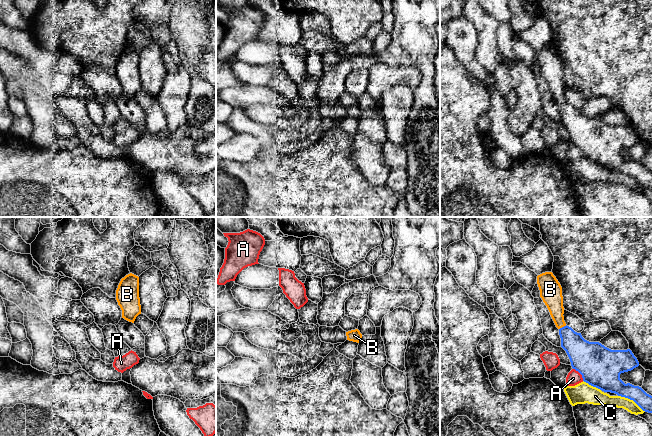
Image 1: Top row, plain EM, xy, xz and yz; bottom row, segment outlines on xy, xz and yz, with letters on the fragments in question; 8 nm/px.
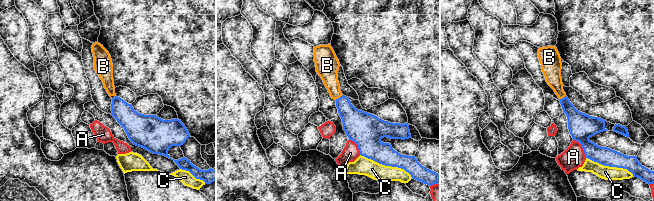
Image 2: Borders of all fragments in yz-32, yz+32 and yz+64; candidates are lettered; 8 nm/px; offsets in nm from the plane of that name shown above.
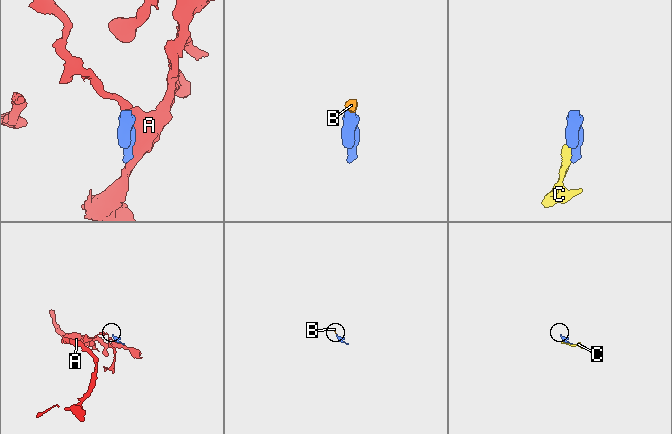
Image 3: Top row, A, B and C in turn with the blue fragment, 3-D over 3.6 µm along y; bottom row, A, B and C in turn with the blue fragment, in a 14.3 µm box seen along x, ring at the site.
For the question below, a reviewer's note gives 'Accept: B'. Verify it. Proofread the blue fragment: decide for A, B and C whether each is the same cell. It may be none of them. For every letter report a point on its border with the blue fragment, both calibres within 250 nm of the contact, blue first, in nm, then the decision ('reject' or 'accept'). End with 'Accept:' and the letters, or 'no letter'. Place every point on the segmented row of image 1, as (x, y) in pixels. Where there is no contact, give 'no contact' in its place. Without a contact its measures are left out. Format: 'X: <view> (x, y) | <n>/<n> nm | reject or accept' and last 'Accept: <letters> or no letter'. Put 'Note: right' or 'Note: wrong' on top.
Note: right
A: yz (580, 373) | 320/120 nm | reject
B: yz (562, 327) | 200/160 nm | accept
C: yz (632, 399) | 190/110 nm | reject
Accept: B

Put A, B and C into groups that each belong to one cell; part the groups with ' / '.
A / B / C

